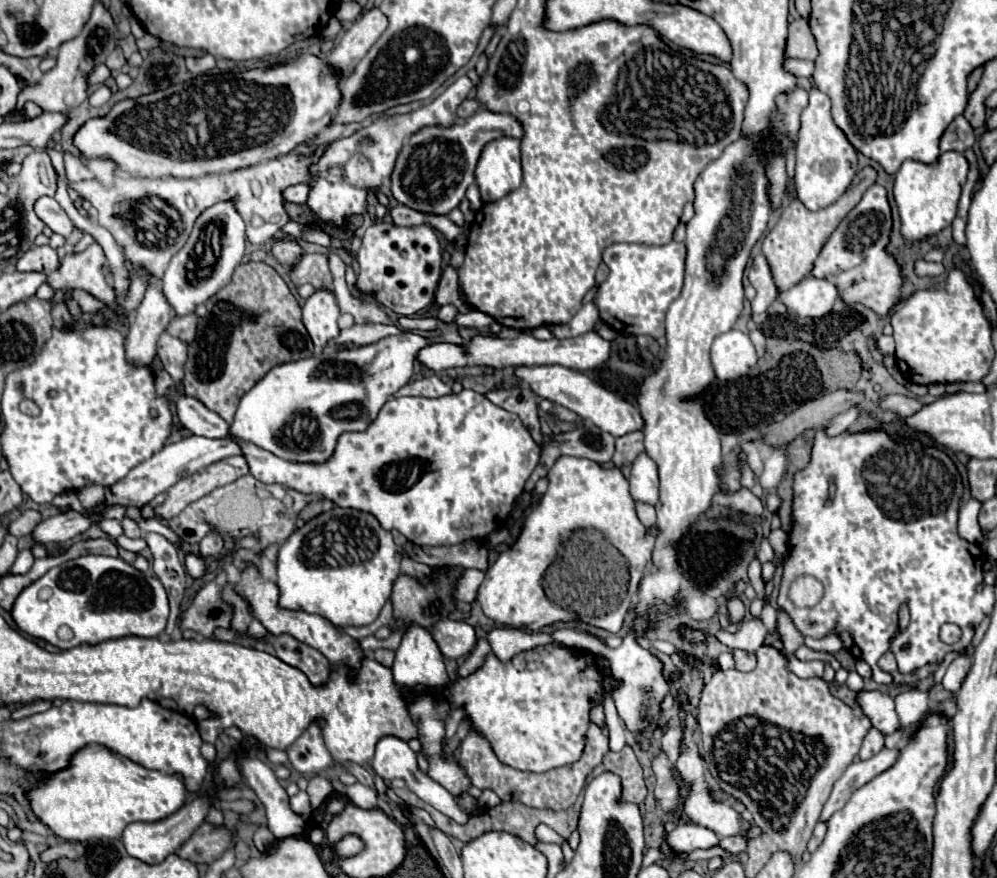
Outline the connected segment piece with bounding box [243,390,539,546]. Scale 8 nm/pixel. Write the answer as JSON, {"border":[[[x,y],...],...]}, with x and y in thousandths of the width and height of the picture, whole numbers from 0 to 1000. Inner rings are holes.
{"border":[[[462,444],[460,449],[446,449],[440,453],[424,453],[424,451],[400,451],[400,453],[390,453],[384,465],[380,467],[378,476],[370,483],[368,490],[364,492],[344,492],[338,501],[336,515],[332,517],[332,522],[328,526],[322,528],[310,528],[310,526],[292,526],[292,524],[284,524],[260,508],[246,508],[244,519],[250,522],[250,533],[252,540],[266,551],[282,551],[288,554],[292,558],[304,560],[304,563],[312,563],[312,565],[322,565],[332,569],[334,574],[342,576],[342,579],[358,579],[364,583],[374,585],[382,599],[386,604],[400,604],[410,617],[418,620],[418,622],[444,622],[444,620],[462,620],[468,615],[476,615],[480,620],[484,620],[488,615],[488,610],[496,604],[503,601],[503,597],[507,595],[507,590],[511,588],[515,572],[519,569],[519,565],[525,560],[525,554],[529,549],[529,544],[533,542],[533,538],[537,535],[539,526],[541,526],[541,508],[539,503],[533,499],[531,490],[527,490],[527,485],[523,483],[523,478],[519,476],[519,472],[509,469],[501,462],[496,462],[494,458],[490,458],[484,449],[478,449],[474,444]]]}

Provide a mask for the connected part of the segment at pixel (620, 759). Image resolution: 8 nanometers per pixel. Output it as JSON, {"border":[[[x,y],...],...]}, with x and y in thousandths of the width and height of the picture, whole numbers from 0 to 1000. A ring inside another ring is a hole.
{"border":[[[627,850],[623,856],[609,856],[603,870],[593,879],[593,884],[603,882],[603,877],[615,877],[617,882],[623,884],[625,913],[643,916],[647,911],[649,897],[645,891],[645,877],[631,850]]]}

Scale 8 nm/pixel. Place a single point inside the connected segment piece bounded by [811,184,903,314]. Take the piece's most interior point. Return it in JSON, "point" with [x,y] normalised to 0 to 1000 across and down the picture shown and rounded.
{"point":[857,295]}

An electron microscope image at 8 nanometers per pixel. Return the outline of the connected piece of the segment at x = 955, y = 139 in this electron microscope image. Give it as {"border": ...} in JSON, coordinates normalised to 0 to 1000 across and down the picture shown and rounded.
{"border":[[[960,132],[944,157],[944,173],[968,173],[976,164],[978,164],[978,153],[974,141],[966,132]]]}

